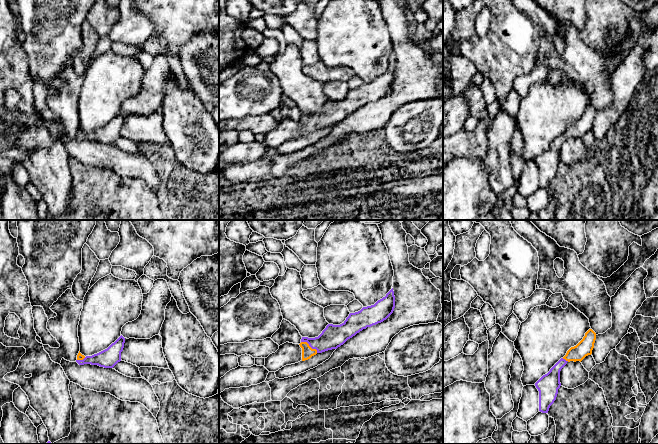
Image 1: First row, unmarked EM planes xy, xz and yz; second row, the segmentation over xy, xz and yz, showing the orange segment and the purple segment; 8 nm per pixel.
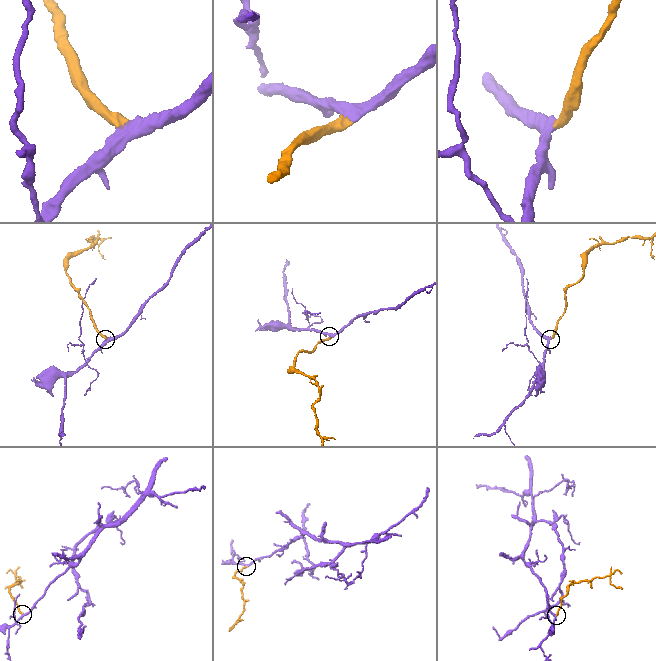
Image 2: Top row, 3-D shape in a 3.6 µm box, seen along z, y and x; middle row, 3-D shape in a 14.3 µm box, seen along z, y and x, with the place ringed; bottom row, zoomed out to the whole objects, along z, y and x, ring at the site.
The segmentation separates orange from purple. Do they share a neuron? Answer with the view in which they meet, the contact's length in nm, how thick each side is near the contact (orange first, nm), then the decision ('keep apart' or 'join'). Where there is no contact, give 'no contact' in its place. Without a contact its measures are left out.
meets orange in xz; contact 160 nm long; 100 nm thick on the orange side, 190 nm on the other; join

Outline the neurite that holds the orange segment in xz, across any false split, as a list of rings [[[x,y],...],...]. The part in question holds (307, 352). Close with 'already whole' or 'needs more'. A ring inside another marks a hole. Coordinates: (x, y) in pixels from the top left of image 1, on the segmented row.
[[[393,288],[385,297],[374,305],[363,307],[360,311],[350,313],[340,325],[328,324],[315,338],[302,337],[302,361],[310,359],[317,353],[337,349],[357,333],[386,320],[394,311],[395,296]]]; needs more

